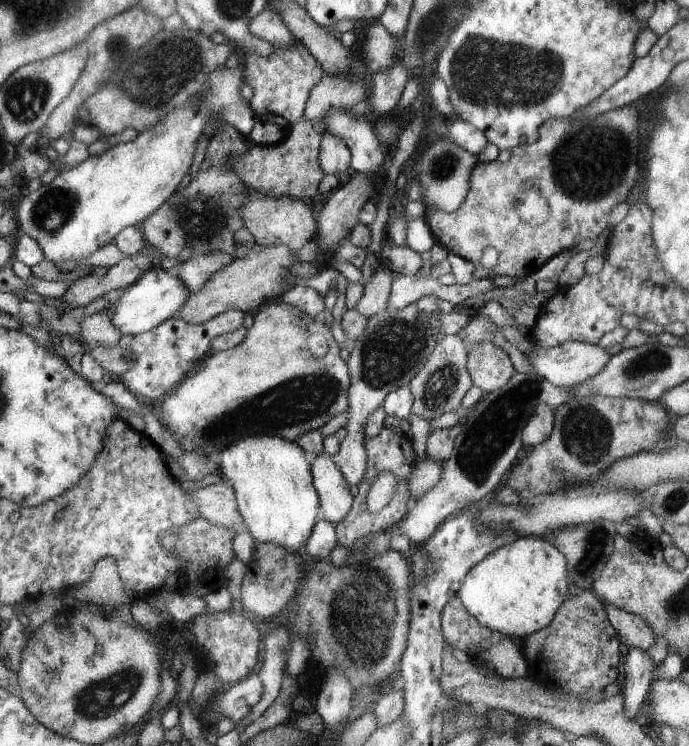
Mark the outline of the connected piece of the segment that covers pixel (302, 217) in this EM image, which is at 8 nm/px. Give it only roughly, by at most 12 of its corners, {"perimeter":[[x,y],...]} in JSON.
{"perimeter":[[253,194],[240,208],[261,248],[297,252],[317,231],[304,199]]}

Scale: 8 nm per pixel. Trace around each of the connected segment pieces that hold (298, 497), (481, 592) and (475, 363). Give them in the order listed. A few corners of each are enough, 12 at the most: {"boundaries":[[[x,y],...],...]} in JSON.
{"boundaries":[[[256,434],[220,450],[255,542],[304,548],[321,516],[298,443]],[[514,538],[456,592],[484,628],[525,637],[568,597],[566,557]],[[494,342],[469,347],[467,369],[484,396],[515,373]]]}

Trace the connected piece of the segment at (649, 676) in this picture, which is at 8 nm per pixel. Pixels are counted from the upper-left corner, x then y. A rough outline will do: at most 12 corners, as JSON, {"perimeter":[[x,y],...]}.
{"perimeter":[[646,650],[623,654],[624,714],[636,720],[657,674]]}

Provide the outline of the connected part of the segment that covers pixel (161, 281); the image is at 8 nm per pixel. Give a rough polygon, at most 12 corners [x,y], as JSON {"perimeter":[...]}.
{"perimeter":[[173,270],[144,272],[112,309],[122,336],[177,316],[192,292]]}

